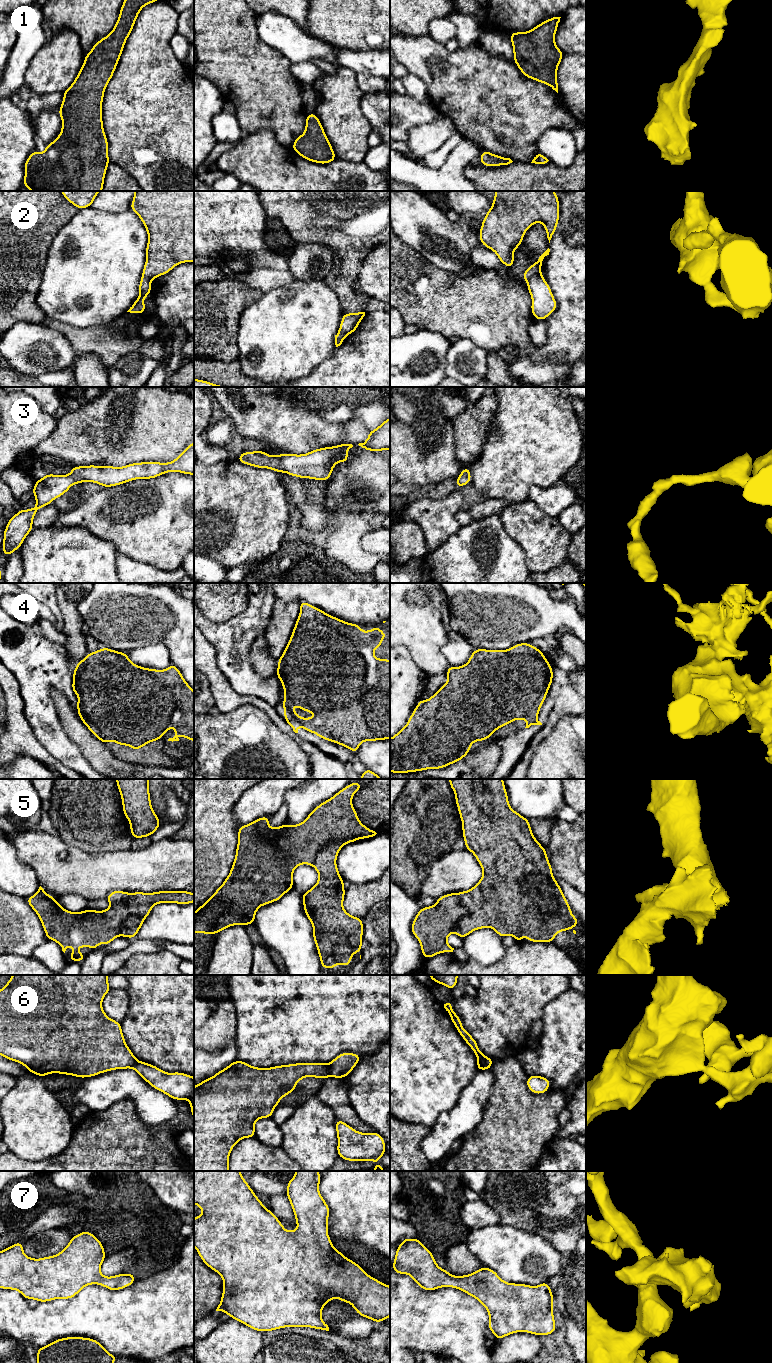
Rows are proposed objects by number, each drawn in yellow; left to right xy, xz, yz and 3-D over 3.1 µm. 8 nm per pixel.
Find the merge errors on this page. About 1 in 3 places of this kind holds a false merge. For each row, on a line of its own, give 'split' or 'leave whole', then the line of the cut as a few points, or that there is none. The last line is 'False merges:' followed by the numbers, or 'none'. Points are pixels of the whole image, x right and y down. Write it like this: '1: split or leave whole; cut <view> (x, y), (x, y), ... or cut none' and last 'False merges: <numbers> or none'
1: leave whole; cut none
2: split; cut yz (540, 272), (531, 276), (527, 281)
3: leave whole; cut none
4: leave whole; cut none
5: split; cut xz (345, 842), (327, 842), (316, 854), (312, 865)
6: split; cut yz (477, 1061), (490, 1066)
7: leave whole; cut none
False merges: 2, 5, 6

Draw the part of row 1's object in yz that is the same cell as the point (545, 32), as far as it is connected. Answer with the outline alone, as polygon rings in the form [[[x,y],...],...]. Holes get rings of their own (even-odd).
[[[561,17],[549,18],[527,32],[512,32],[509,34],[514,52],[513,60],[522,74],[527,78],[550,86],[557,93],[557,69],[564,56],[555,42],[555,34],[560,18]]]

